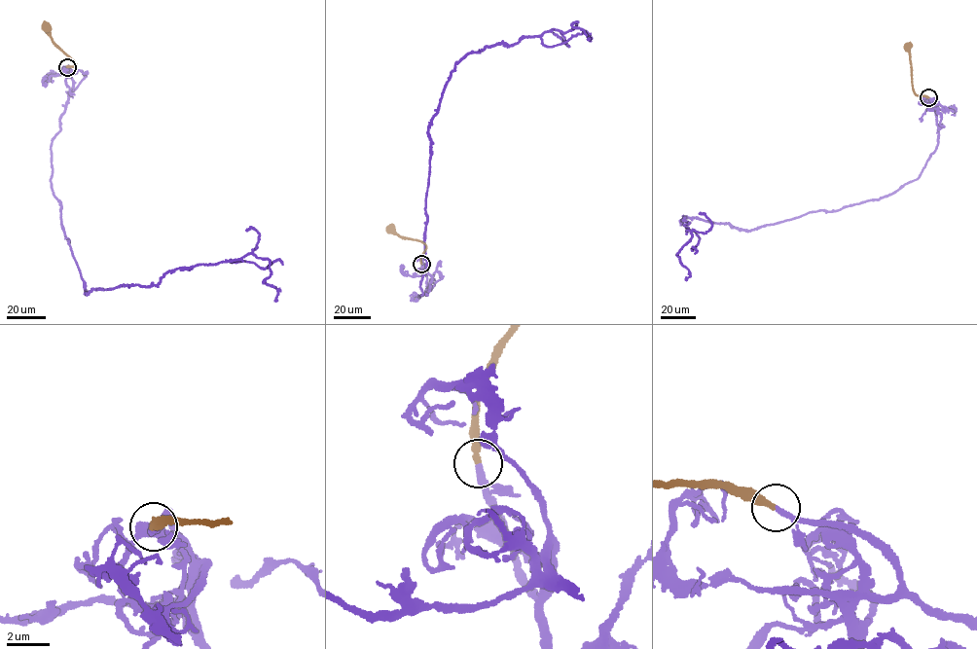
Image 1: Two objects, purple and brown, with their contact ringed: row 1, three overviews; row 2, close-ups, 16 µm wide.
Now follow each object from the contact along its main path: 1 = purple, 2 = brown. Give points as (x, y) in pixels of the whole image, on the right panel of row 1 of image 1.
1: (928, 97), (938, 139), (918, 178), (749, 231), (683, 216), (686, 280)
2: (928, 97), (917, 95), (913, 90), (907, 47)

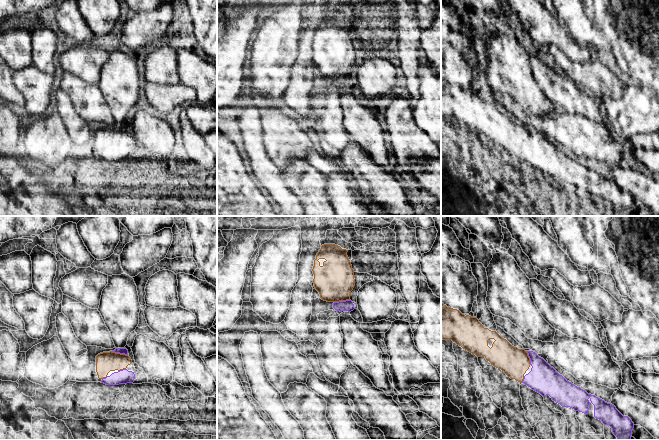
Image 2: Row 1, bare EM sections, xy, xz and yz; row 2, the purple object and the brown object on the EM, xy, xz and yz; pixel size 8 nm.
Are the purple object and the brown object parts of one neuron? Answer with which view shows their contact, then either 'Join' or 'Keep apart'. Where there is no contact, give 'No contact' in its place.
Touches purple in xy. Join

